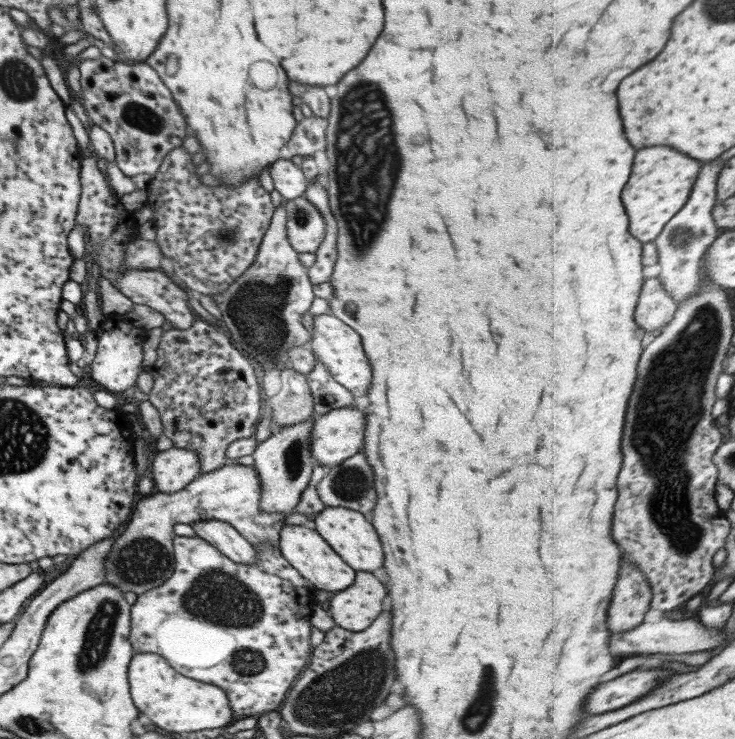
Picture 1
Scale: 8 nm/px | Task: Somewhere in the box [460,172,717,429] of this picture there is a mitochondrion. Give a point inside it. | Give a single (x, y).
(680, 234)

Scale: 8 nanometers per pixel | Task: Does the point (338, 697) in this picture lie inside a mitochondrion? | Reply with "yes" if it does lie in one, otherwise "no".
yes

